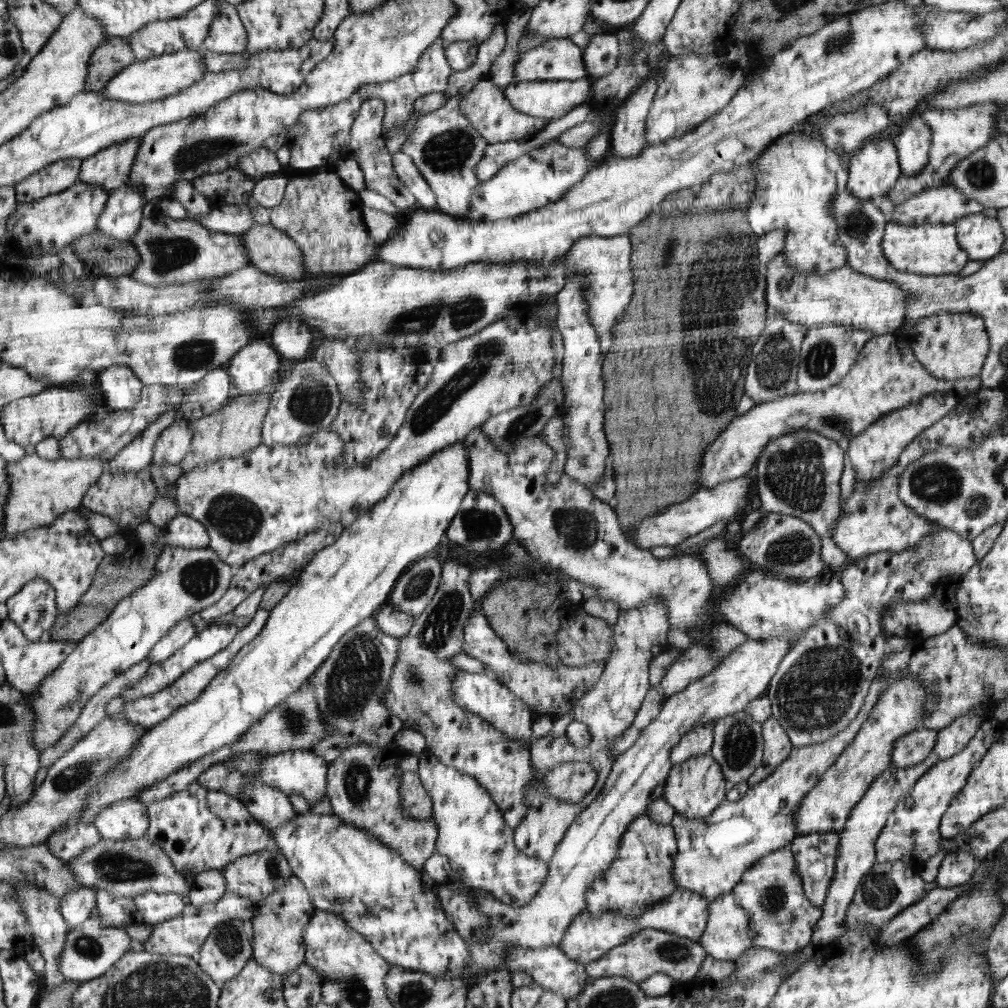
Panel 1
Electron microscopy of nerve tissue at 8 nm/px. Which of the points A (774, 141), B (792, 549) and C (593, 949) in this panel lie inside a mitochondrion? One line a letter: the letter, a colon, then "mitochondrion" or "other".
A: other
B: mitochondrion
C: other

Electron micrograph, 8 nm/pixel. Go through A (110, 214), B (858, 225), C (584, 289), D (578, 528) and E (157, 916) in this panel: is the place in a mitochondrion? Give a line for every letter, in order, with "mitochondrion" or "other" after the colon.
A: other
B: mitochondrion
C: other
D: mitochondrion
E: other

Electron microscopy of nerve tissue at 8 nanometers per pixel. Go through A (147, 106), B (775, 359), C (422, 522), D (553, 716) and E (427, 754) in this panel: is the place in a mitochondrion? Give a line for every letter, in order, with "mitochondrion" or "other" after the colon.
A: other
B: mitochondrion
C: other
D: other
E: other

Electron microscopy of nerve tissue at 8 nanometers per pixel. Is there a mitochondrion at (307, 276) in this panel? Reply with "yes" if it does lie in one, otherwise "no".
no

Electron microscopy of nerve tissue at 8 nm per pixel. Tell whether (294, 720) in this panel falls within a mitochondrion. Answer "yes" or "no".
yes

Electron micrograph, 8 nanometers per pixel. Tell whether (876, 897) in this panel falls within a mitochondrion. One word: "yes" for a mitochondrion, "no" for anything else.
yes

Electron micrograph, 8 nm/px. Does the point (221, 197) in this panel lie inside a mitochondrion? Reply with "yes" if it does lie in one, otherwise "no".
yes

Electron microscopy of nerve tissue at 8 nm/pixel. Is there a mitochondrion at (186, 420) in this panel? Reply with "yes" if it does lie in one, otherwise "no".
no

